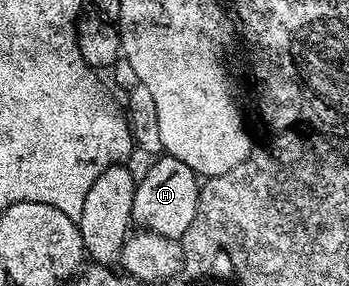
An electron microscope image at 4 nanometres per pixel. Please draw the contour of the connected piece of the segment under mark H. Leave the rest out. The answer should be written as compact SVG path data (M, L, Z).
M162 154L154 158L153 163L136 180L134 189L134 205L131 207L132 222L142 231L167 239L180 240L187 233L187 225L195 221L197 198L201 192L199 176L183 161Z

